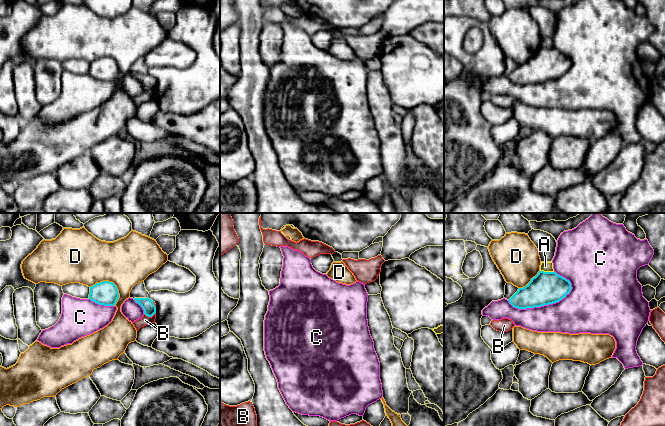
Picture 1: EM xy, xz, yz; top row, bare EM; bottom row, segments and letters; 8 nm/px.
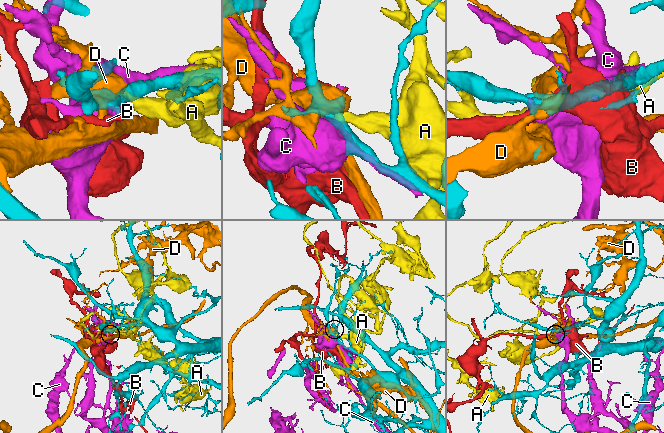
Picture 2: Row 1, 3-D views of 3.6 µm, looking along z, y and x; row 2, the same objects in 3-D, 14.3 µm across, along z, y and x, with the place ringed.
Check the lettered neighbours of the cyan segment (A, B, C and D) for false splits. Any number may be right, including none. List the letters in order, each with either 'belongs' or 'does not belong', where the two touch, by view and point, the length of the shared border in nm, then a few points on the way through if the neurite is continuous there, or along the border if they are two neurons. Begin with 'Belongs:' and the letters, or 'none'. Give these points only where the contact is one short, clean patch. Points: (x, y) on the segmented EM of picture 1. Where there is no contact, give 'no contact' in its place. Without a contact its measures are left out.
Belongs: none
A: does not belong; meets cyan in yz at (547, 272); contact 110 nm long
B: does not belong; meets cyan in xy at (149, 316); contact 100 nm long
C: does not belong; meets cyan in yz at (540, 306); contact 550 nm long
D: does not belong; meets cyan in xy at (111, 282); contact 260 nm long

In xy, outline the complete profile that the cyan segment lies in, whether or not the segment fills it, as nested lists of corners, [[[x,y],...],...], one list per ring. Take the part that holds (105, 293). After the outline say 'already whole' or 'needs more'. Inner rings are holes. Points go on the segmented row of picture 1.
[[[103,281],[90,287],[89,299],[99,305],[114,306],[118,298],[118,289],[112,282]]]; already whole

